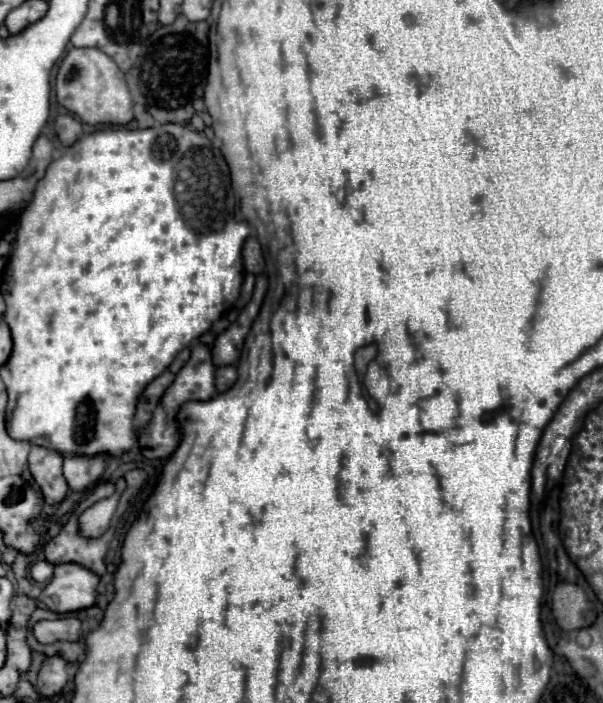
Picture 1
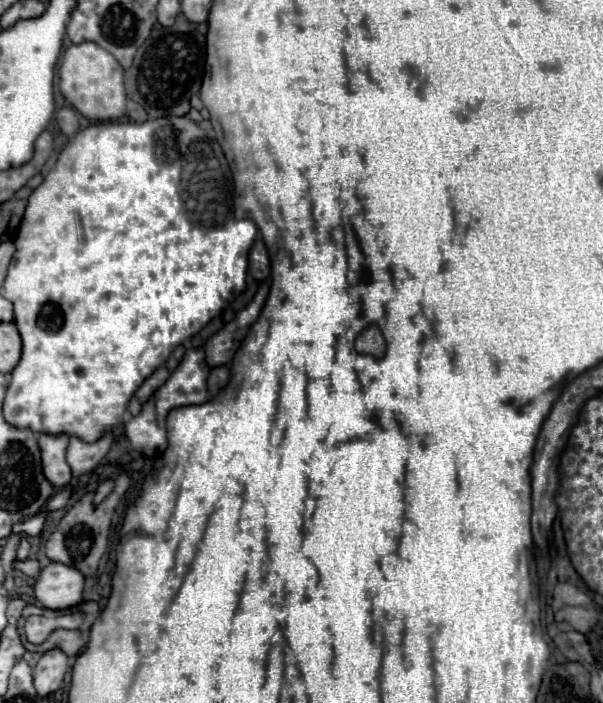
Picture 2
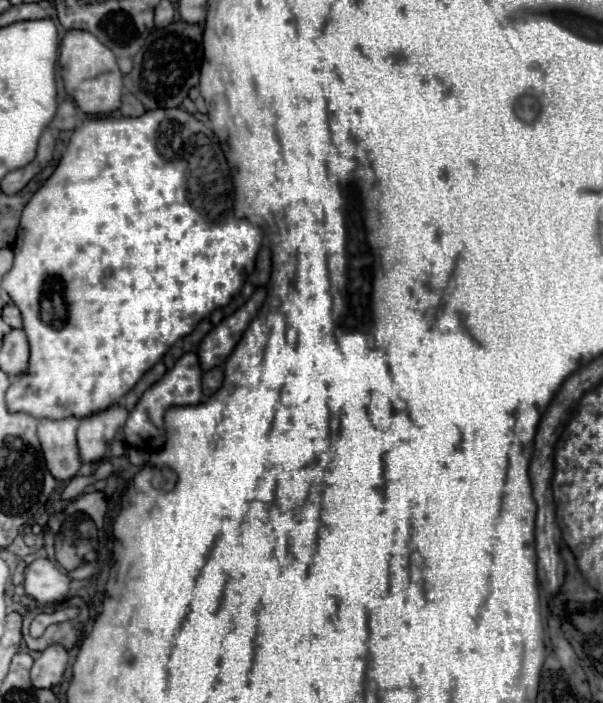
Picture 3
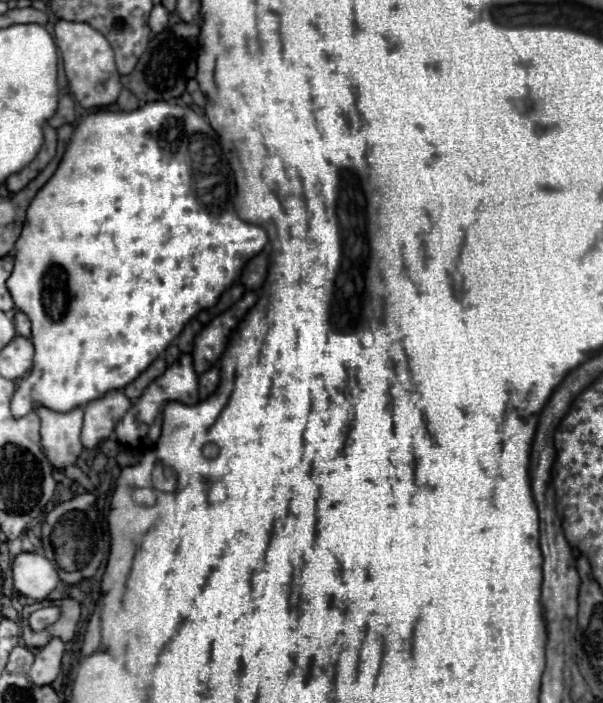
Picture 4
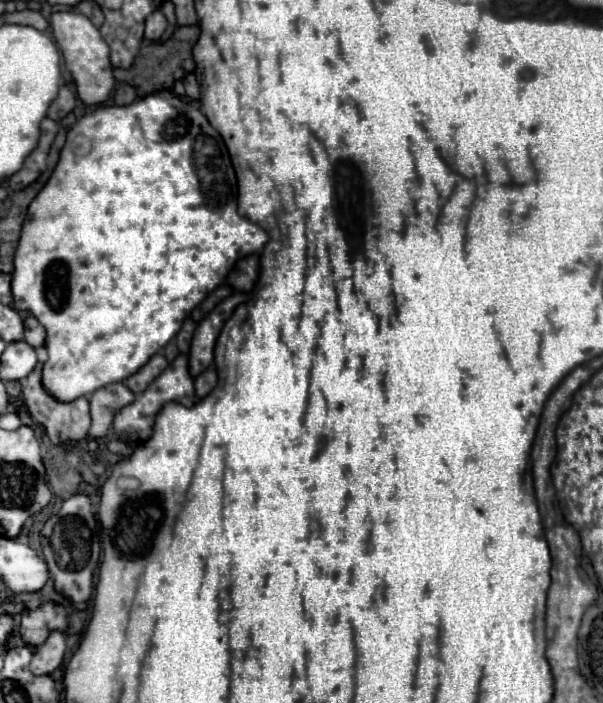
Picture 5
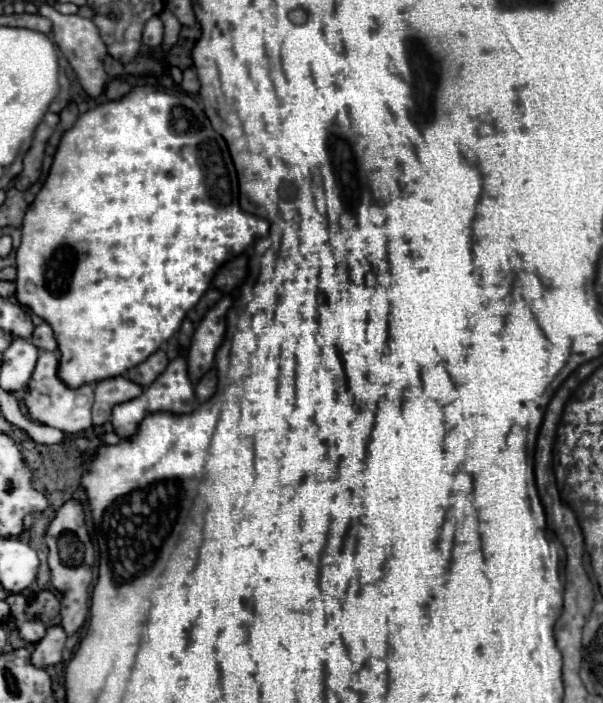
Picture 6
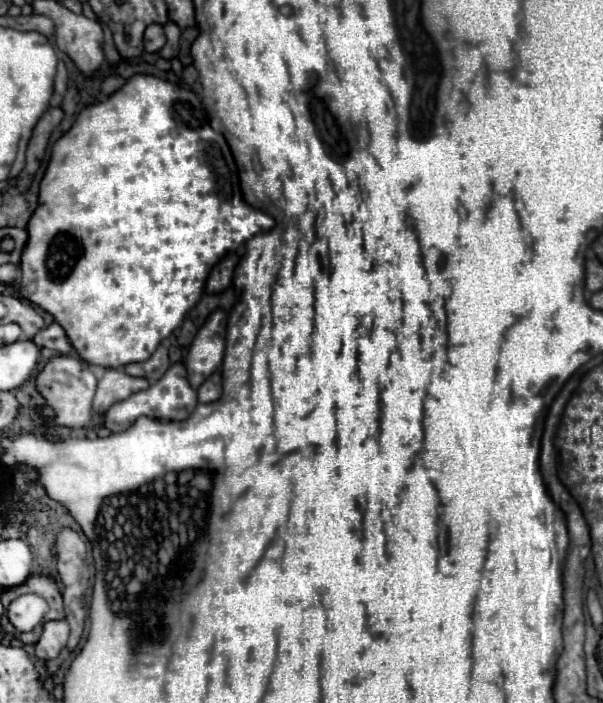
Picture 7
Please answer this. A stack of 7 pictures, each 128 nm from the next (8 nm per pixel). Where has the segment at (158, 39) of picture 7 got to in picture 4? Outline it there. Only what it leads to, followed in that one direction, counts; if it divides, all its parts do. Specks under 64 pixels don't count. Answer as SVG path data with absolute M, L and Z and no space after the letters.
M162 4L154 6L152 14L150 14L150 28L152 28L152 32L156 32L156 34L162 32L166 28L166 24L168 24L168 10Z

